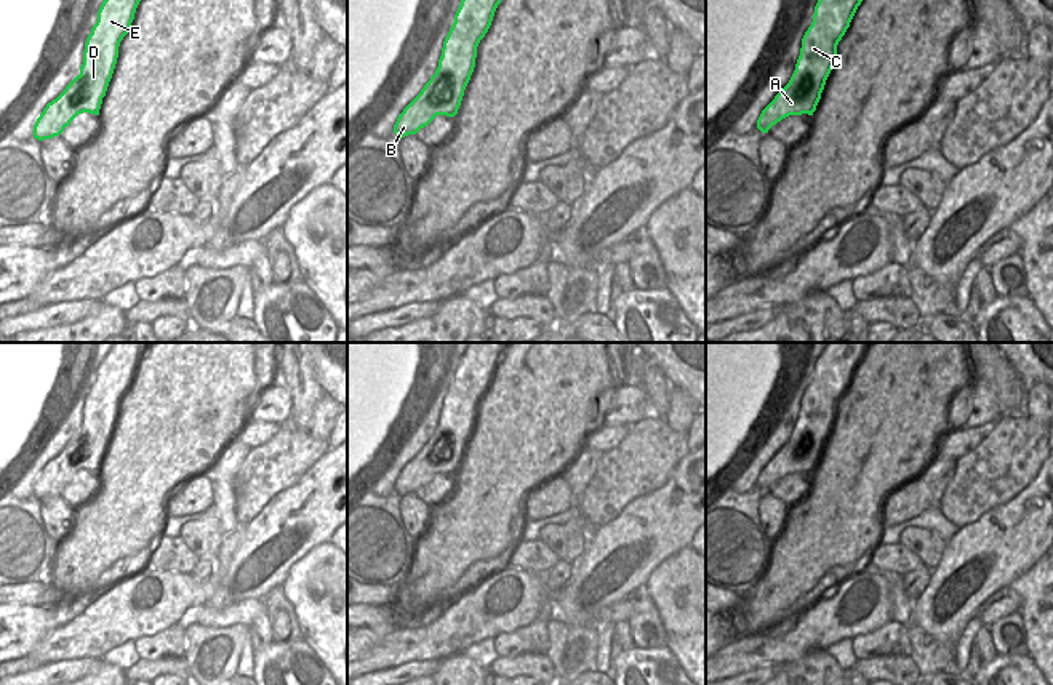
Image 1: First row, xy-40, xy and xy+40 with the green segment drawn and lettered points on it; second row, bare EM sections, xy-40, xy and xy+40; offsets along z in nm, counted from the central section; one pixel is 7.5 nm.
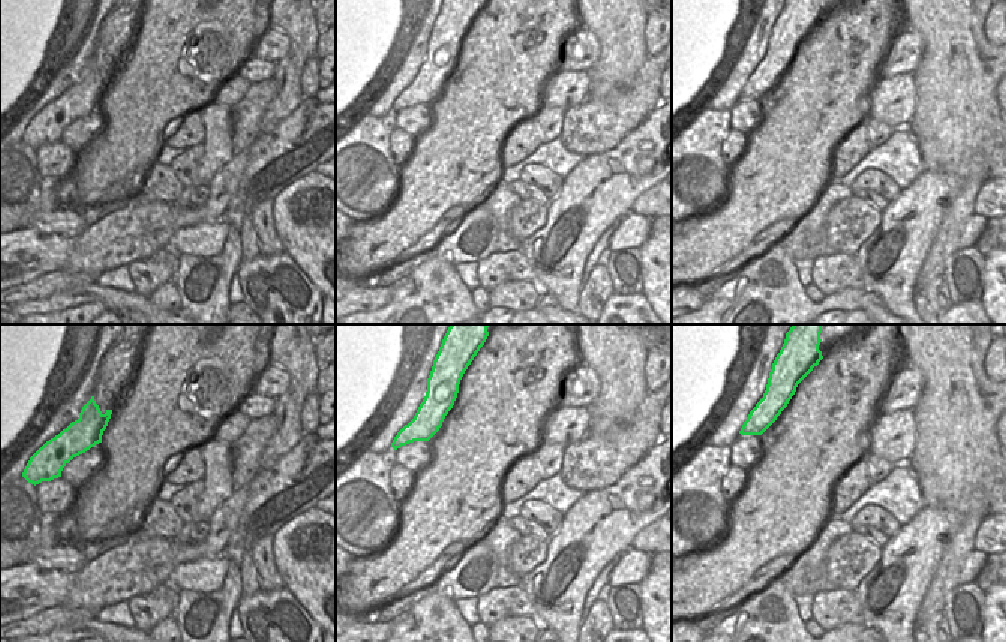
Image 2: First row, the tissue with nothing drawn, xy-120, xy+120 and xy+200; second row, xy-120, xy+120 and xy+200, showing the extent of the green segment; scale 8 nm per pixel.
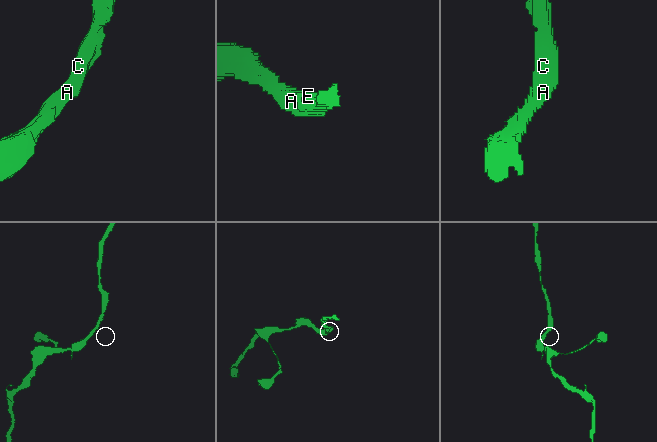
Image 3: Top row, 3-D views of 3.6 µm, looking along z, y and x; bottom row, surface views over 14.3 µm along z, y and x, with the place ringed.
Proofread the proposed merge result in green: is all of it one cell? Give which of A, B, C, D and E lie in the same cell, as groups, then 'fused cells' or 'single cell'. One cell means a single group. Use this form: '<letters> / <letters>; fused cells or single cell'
A B C D E; single cell

